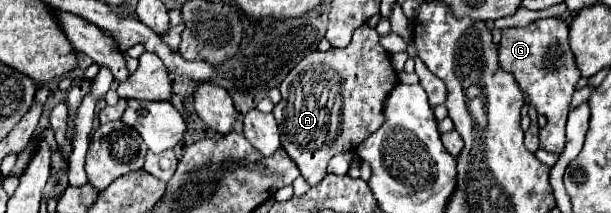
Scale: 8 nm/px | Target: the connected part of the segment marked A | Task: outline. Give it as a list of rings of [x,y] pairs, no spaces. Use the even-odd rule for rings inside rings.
[[[362,25],[360,29],[356,29],[352,43],[346,49],[330,49],[326,53],[322,51],[314,51],[310,55],[306,55],[290,75],[286,75],[286,81],[282,81],[280,85],[280,93],[282,93],[282,101],[274,107],[274,117],[282,135],[282,147],[286,149],[286,153],[290,155],[290,159],[298,165],[302,177],[310,183],[310,185],[318,185],[318,181],[322,181],[322,177],[326,175],[326,165],[328,161],[338,155],[338,153],[348,153],[354,151],[368,135],[372,135],[378,127],[382,127],[384,123],[384,99],[388,97],[388,93],[398,85],[396,81],[396,71],[392,67],[392,59],[390,53],[384,51],[384,47],[380,45],[380,35],[376,29]],[[334,73],[342,85],[342,125],[334,127]]]

